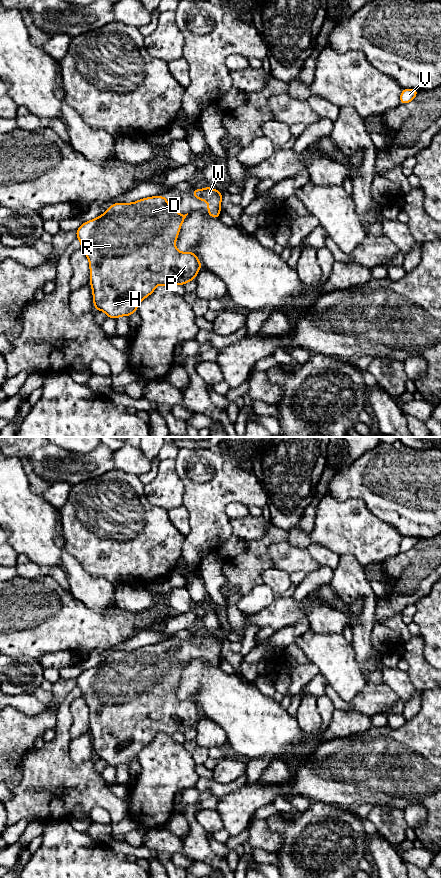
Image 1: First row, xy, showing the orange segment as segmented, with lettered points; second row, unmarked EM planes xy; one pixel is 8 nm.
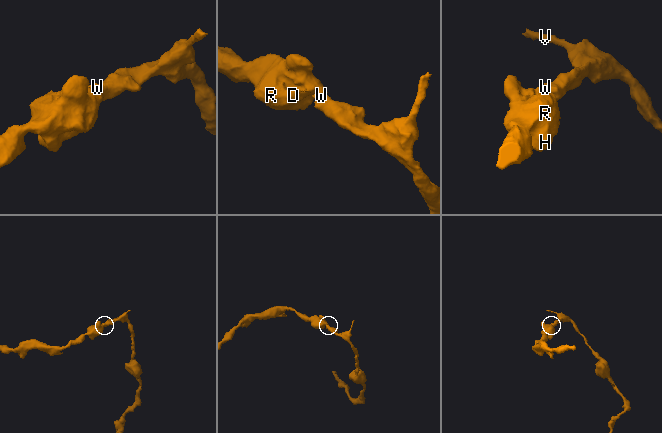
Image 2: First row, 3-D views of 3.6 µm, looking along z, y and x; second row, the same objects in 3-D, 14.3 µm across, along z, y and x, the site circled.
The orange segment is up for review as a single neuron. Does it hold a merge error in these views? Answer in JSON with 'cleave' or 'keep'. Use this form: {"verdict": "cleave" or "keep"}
{"verdict": "keep"}

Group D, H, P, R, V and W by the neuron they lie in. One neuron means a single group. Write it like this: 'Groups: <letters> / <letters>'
Groups: D H P R V W

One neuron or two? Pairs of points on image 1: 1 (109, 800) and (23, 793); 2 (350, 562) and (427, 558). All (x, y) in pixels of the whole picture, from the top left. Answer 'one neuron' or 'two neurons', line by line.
1: one neuron
2: two neurons

